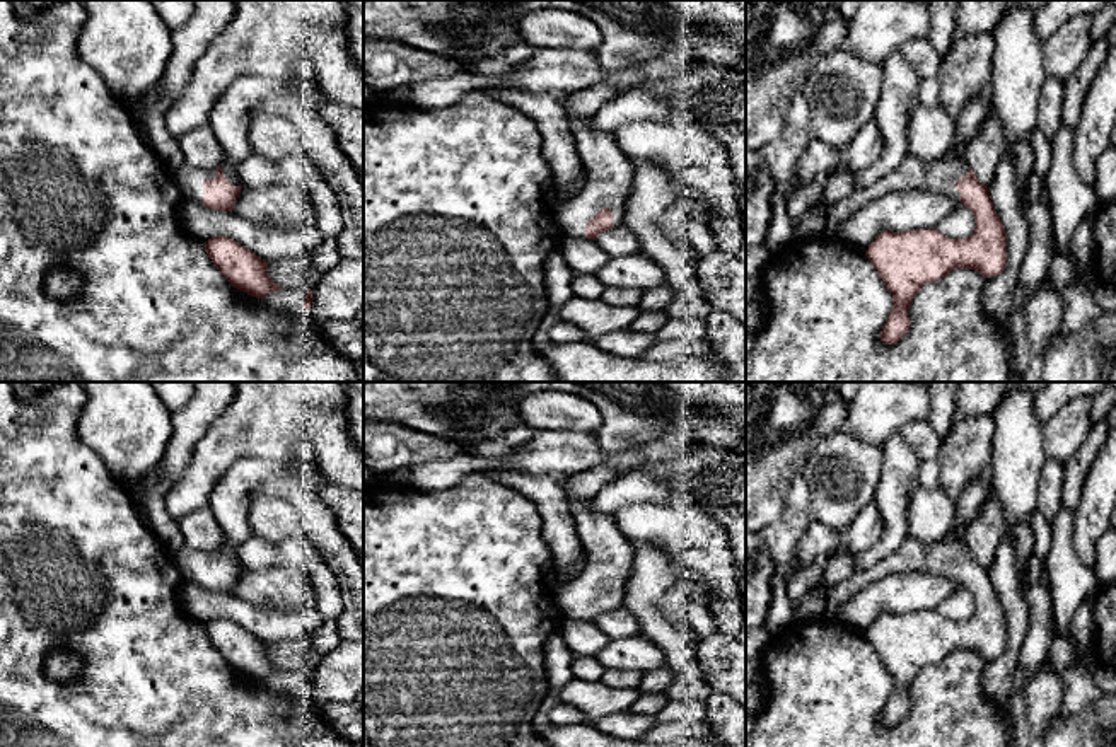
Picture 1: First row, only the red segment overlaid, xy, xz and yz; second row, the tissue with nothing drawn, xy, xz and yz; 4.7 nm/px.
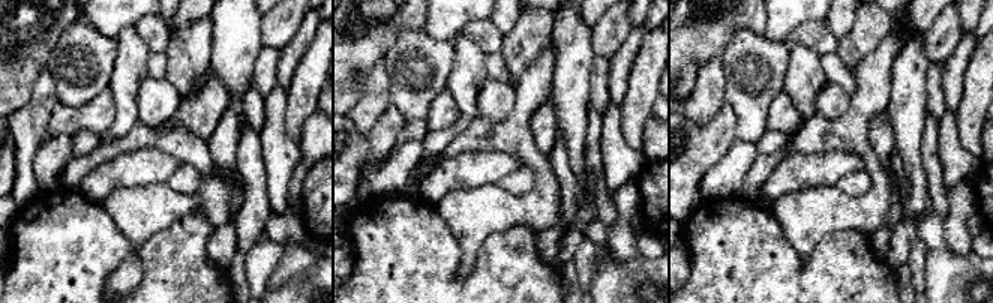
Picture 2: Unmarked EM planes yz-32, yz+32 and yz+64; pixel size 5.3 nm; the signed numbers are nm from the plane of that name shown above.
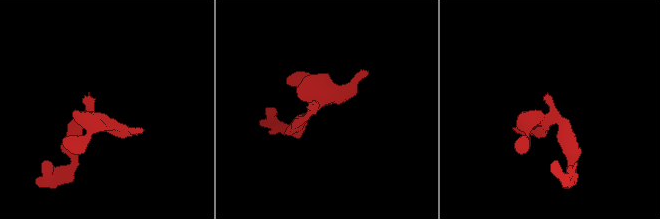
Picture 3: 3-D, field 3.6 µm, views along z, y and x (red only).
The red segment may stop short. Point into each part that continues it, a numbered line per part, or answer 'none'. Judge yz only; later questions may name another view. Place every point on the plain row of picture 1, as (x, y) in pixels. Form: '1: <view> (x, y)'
1: yz (941, 556)

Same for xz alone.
1: xz (610, 555)

